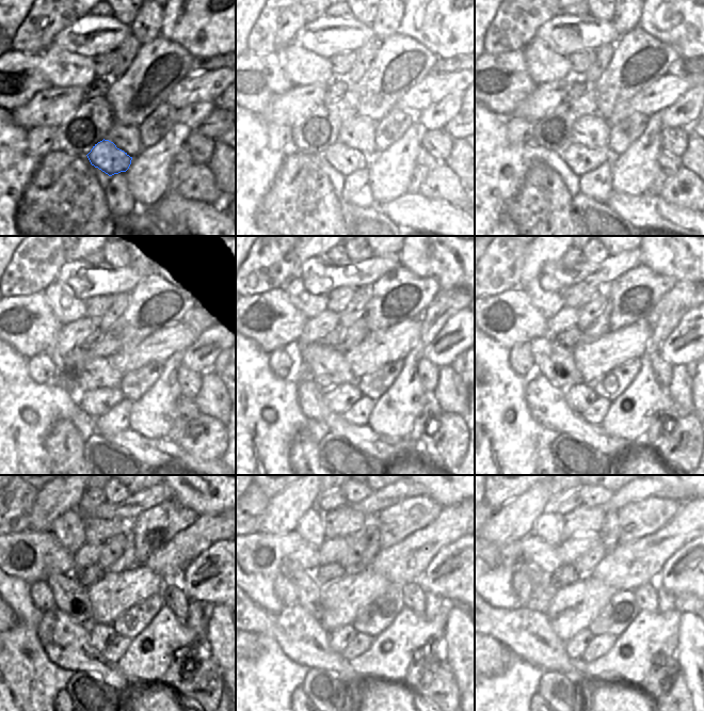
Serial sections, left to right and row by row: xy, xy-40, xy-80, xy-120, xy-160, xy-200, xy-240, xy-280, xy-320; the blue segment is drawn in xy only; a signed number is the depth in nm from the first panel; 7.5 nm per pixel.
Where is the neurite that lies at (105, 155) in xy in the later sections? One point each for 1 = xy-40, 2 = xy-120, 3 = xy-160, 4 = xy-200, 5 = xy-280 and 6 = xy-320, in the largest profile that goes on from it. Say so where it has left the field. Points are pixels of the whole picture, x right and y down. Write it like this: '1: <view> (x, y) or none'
1: xy-40 (346, 160)
2: xy-120 (95, 403)
3: xy-160 (339, 398)
4: xy-200 (579, 397)
5: xy-280 (339, 638)
6: xy-320 (576, 646)

